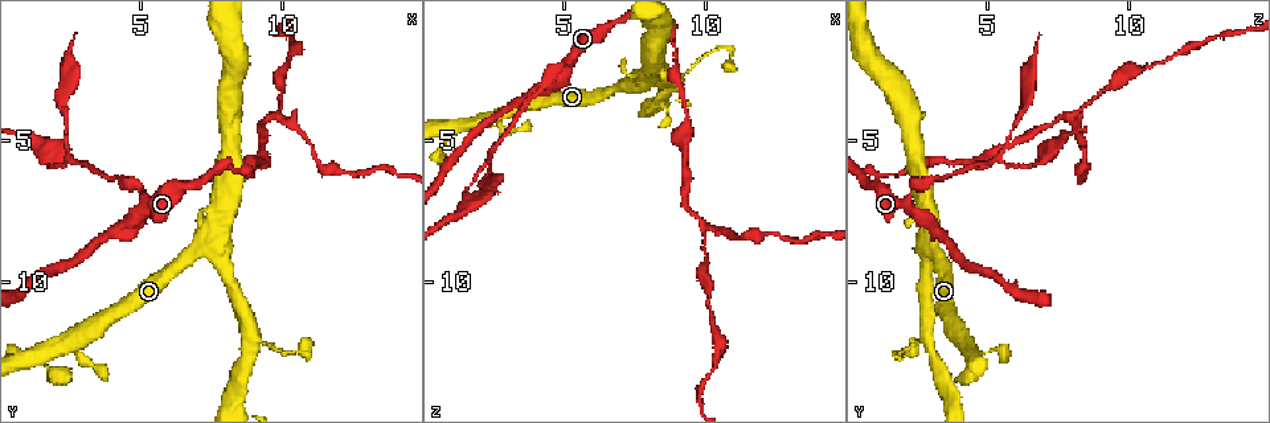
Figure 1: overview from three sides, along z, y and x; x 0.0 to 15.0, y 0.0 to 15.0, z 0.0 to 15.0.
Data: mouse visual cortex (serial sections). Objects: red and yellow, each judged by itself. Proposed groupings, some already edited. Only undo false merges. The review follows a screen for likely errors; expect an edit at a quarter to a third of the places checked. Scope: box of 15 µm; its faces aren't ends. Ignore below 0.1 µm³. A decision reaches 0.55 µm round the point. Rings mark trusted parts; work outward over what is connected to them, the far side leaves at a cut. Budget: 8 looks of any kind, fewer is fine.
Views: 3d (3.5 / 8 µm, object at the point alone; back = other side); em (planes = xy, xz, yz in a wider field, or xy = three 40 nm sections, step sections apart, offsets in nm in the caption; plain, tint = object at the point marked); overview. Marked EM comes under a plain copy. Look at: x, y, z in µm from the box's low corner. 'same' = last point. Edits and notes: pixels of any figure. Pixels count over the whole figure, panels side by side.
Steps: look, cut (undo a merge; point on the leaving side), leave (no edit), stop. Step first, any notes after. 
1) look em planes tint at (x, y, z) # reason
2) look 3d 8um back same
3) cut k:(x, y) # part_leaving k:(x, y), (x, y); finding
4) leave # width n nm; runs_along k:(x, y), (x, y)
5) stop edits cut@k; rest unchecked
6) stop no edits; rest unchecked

look 3d 3.5um back at (4.6, 6.6, 2.6) # sudden change in width

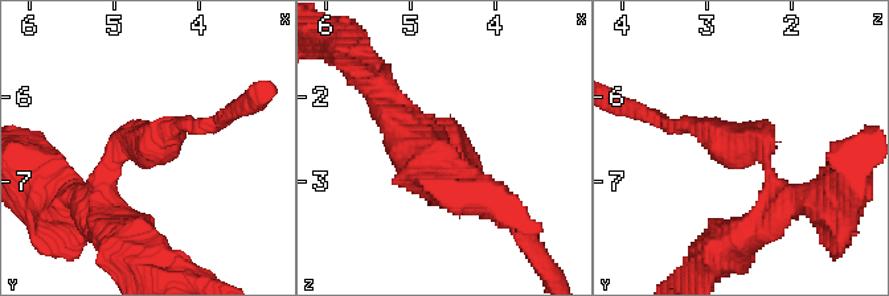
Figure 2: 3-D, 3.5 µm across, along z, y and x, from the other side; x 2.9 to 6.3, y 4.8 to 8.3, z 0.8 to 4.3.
look em xy step 3 tint at (4.65, 6.50, 2.55) # arm_widths 250, 300 nm

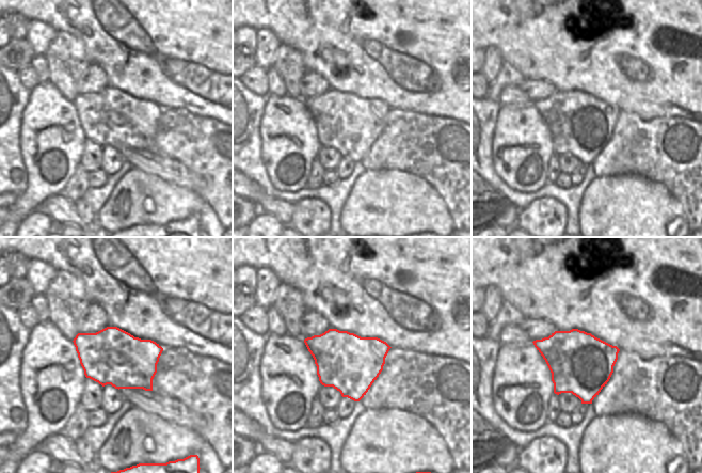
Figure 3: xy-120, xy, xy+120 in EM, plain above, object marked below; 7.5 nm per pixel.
leave # runs_along 2:(393, 109), (441, 143), (486, 204); all the same cell

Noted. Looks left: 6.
look 3d 3.5um at (7.1, 8.6, 3.1) # two arms in line, one across

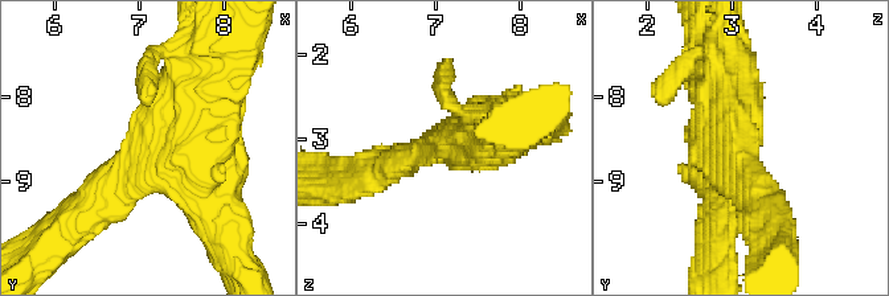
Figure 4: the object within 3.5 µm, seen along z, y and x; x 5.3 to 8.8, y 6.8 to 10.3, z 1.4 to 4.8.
look em xy step 3 tint at (7.25, 8.65, 3.00)

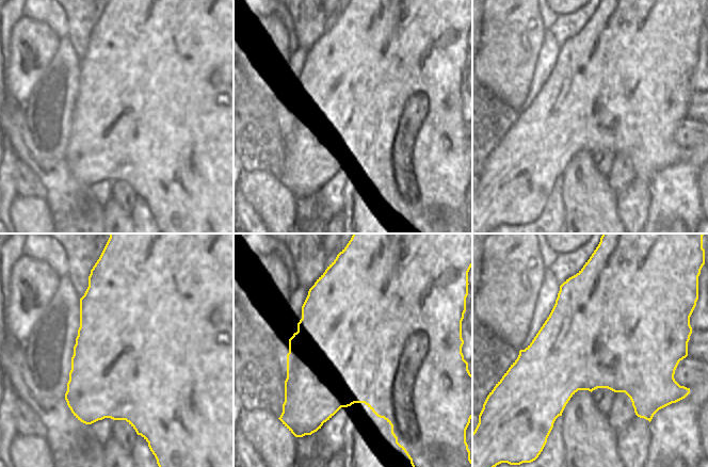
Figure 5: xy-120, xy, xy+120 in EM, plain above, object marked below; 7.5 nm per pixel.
look em xy step 2 tint same # another direction

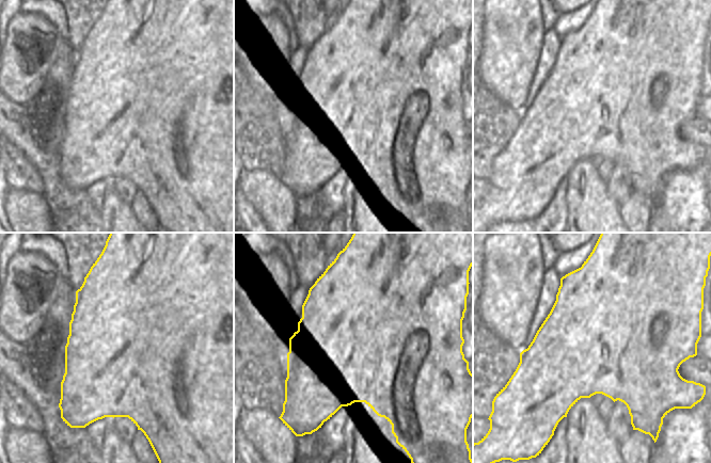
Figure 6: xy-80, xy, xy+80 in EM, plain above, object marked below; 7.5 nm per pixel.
leave # runs_along 4:(93, 206), (167, 140), (207, 75); one cell here

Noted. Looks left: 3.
look 3d 3.5um back at (8.9, 6.1, 1.8) # calibre changes

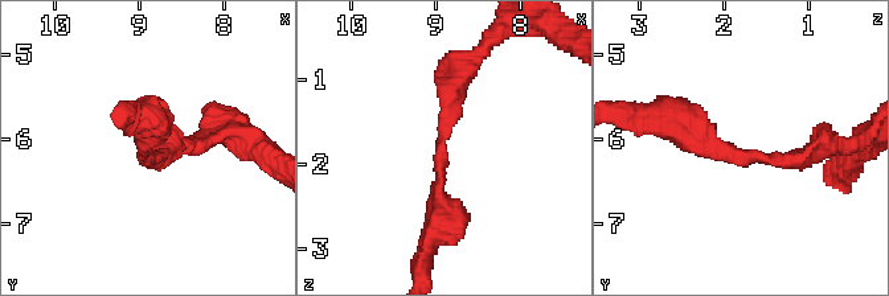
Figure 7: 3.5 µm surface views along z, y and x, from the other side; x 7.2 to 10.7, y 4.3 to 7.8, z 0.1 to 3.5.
look em xy step 3 tint at (8.95, 6.15, 1.80) # arm_widths 250, 250 nm; need the tissue

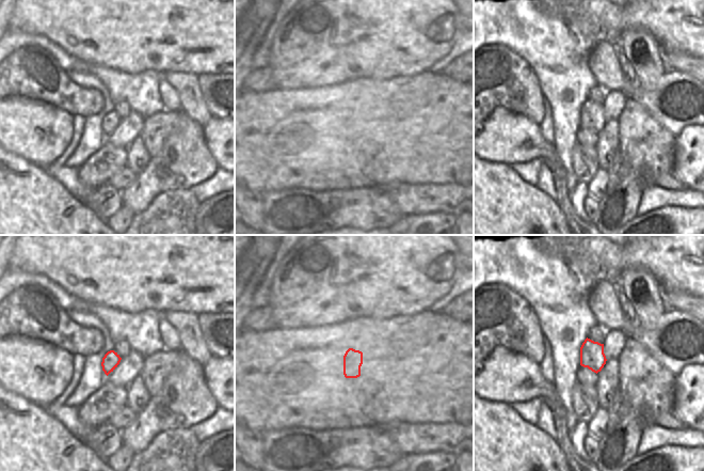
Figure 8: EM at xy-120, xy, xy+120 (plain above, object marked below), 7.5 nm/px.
leave # runs_along 7:(820, 146), (803, 157), (721, 153), (664, 116); all the same cell

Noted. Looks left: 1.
stop no edits; rest unchecked

